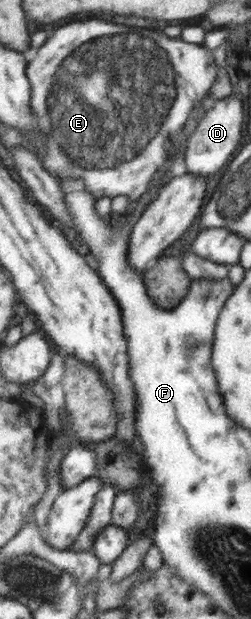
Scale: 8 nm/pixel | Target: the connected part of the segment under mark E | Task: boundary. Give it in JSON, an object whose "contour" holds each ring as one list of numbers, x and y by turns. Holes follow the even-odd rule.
{"contour":[[82,21,56,29,29,61,27,75,32,85,32,111,40,121,40,131,49,138,43,168,57,178,84,179,88,191,98,200,126,195,131,201,137,201,162,168,172,140,180,135,195,111,194,103,210,89,216,67,210,51,203,45,186,43,178,37,170,39,156,31,148,31,148,37,144,37,140,29,116,29,114,23,106,21],[94,29,96,37,102,33,116,35,90,41]]}

